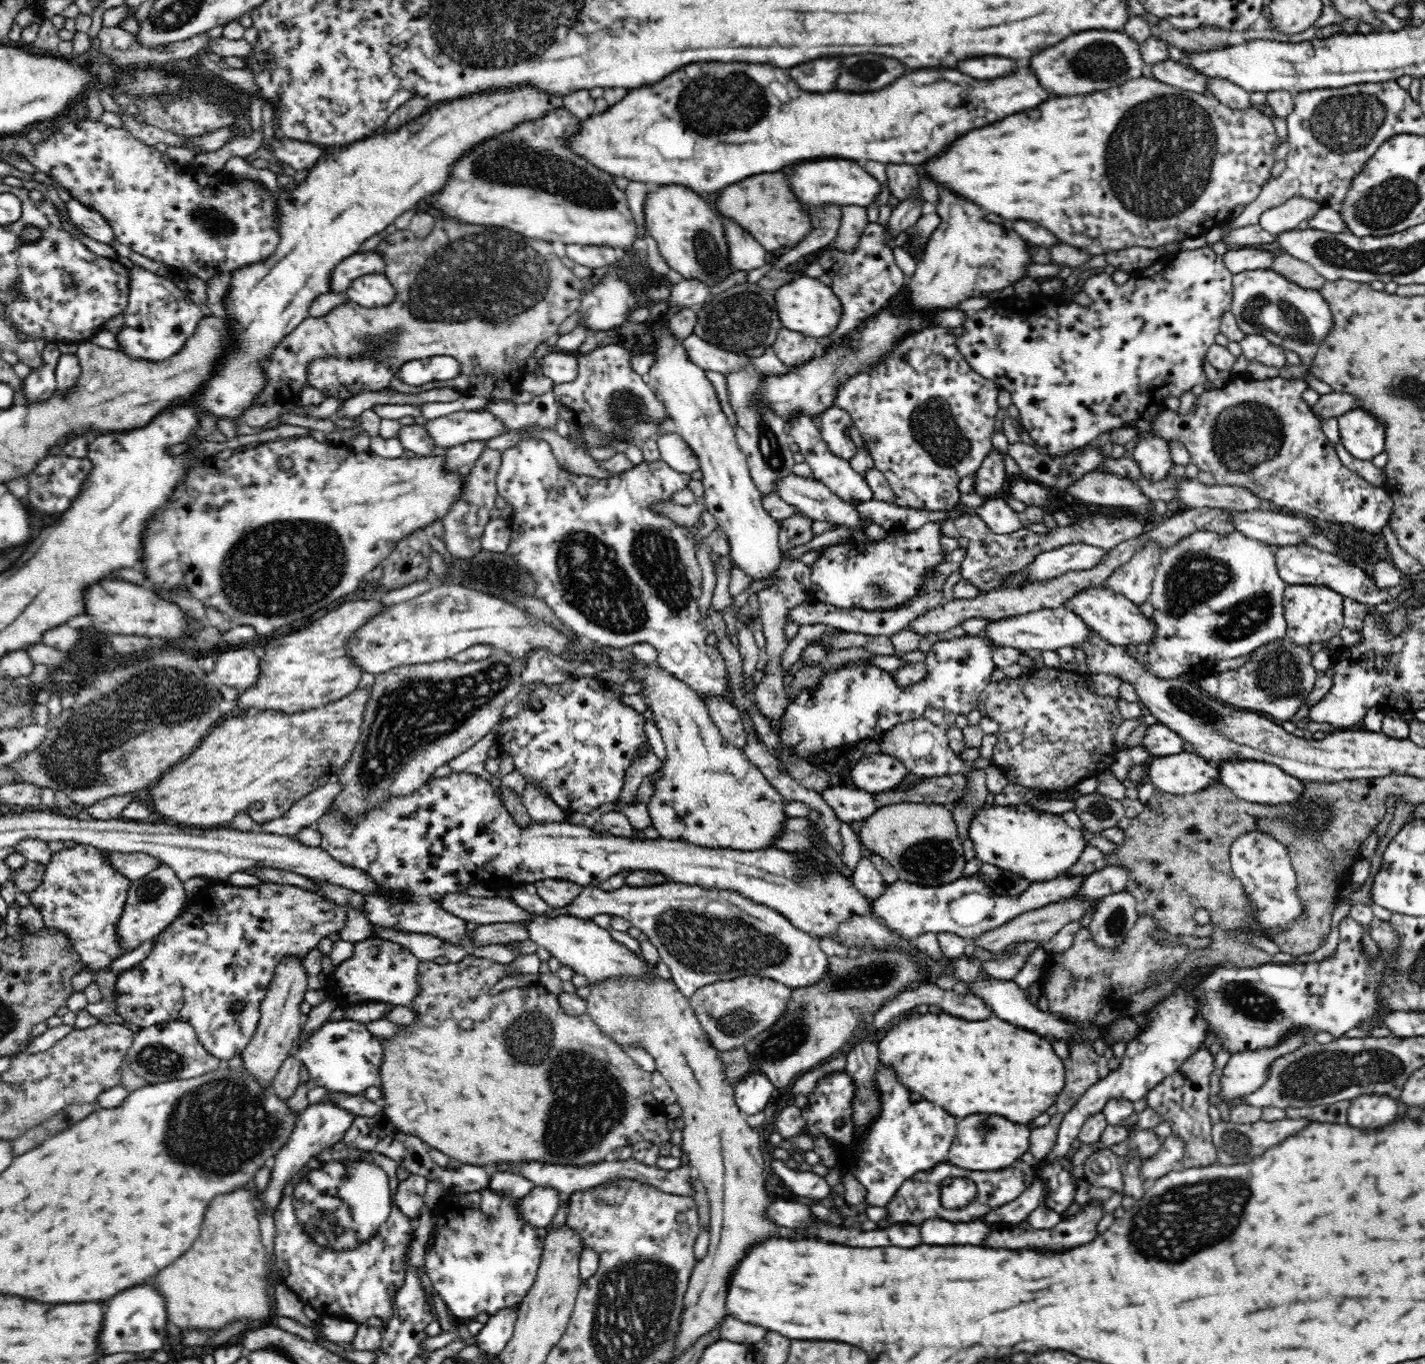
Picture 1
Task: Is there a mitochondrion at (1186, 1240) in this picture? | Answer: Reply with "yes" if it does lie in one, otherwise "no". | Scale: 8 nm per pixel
yes

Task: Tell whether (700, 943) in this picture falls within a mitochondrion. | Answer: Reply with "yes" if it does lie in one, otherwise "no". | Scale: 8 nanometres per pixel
yes

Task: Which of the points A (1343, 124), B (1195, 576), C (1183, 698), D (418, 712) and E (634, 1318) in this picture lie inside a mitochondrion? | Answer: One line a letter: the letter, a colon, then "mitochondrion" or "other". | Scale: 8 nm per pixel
A: mitochondrion
B: mitochondrion
C: mitochondrion
D: mitochondrion
E: mitochondrion

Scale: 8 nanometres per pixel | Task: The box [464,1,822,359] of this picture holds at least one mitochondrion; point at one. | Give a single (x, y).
(714, 105)

